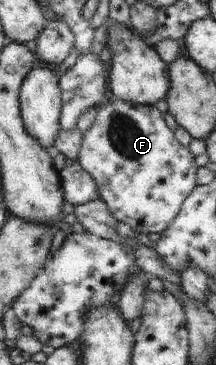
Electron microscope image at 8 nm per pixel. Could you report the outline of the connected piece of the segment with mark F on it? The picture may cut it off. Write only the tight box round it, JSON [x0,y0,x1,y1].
[78,90,197,237]

